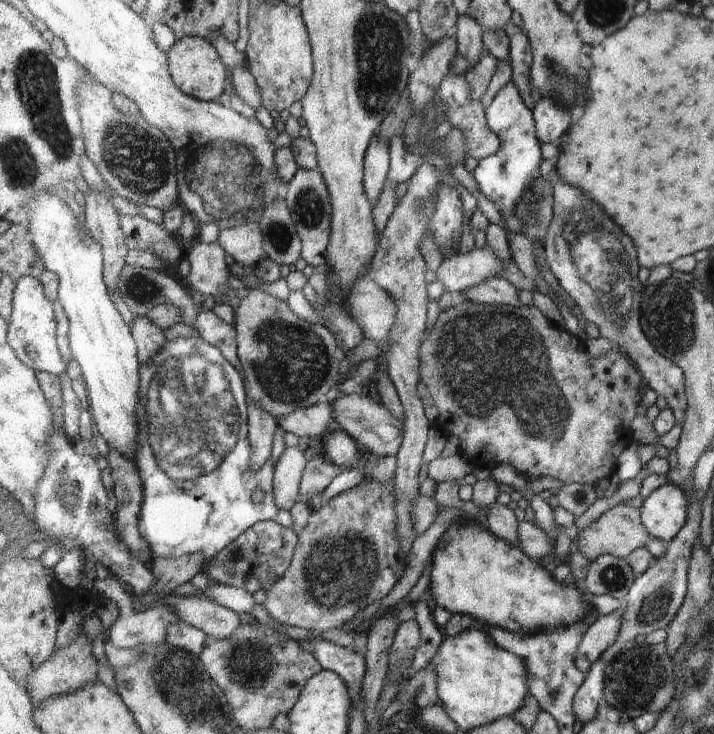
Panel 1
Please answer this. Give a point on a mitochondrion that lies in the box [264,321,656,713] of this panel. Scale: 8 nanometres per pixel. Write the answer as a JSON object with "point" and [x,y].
{"point":[342,566]}

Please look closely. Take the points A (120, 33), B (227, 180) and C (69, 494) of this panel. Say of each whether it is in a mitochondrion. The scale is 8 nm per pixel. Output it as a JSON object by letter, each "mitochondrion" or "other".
{"A":"other","B":"mitochondrion","C":"mitochondrion"}

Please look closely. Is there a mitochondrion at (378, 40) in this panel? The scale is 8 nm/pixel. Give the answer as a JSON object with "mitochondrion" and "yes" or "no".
{"mitochondrion":"yes"}

